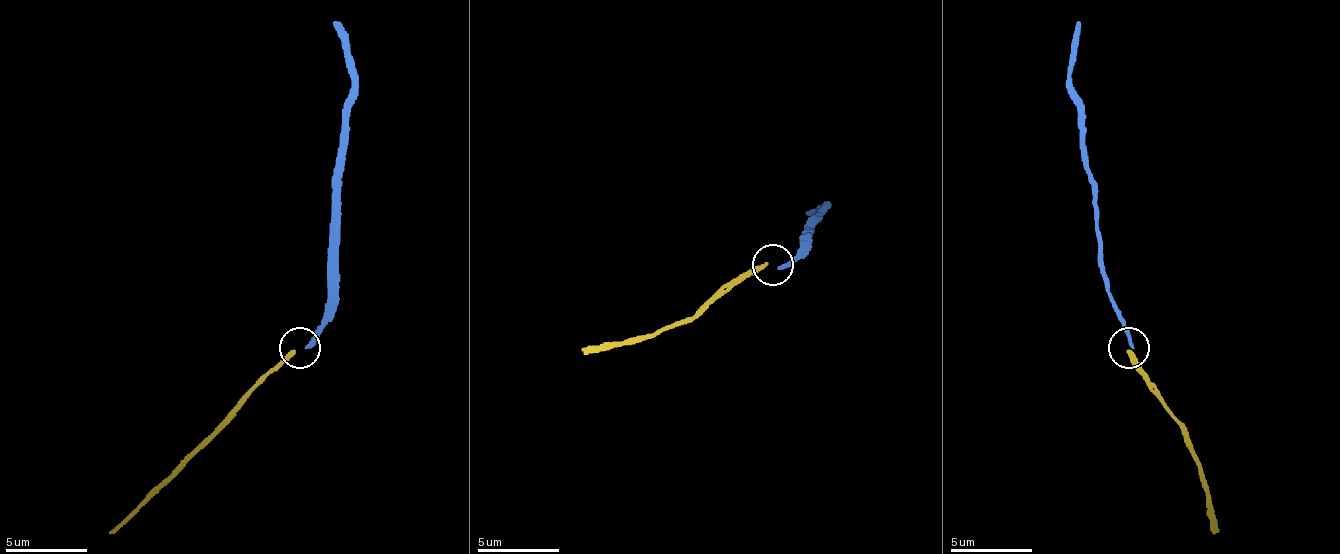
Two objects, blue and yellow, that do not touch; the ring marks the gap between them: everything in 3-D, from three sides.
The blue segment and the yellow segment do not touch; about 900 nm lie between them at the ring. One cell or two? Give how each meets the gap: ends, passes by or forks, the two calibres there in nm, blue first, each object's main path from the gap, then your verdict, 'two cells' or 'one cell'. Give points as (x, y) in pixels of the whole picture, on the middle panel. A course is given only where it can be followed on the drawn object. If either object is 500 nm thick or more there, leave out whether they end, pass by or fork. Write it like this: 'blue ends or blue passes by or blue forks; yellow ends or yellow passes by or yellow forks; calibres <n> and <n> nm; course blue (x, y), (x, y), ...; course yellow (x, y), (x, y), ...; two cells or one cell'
blue ends; yellow ends; calibres 240 and 260 nm; course blue (778, 265), (799, 253), (823, 204), (807, 216); course yellow (766, 265), (729, 282), (685, 322), (599, 343), (583, 355); two cells

